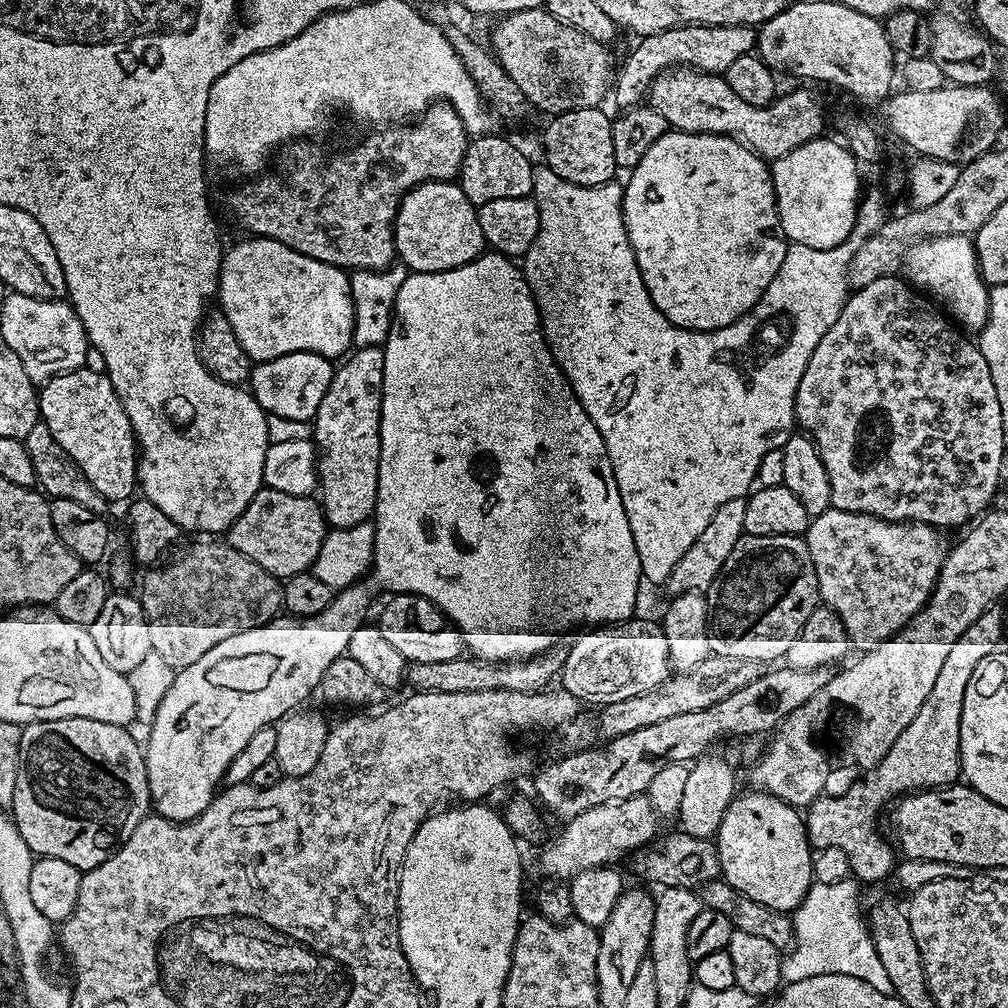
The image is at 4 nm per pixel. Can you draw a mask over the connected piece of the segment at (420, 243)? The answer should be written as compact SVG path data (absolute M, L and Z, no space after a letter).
M428 180L410 189L396 212L396 254L399 263L413 272L445 272L477 260L486 245L478 226L477 205L462 194L459 183Z

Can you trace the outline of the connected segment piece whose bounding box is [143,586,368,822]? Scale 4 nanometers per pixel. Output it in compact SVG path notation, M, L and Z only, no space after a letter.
M360 587L339 589L330 606L317 616L277 618L257 628L242 630L242 634L230 634L230 638L218 642L218 646L206 650L198 662L190 662L190 666L177 671L147 729L148 744L146 740L143 745L150 804L159 815L177 822L201 816L218 791L216 783L224 780L230 762L234 762L246 742L250 742L260 728L275 725L289 712L297 711L307 701L304 699L319 689L326 666L349 651L348 639L359 630L368 612L368 592Z

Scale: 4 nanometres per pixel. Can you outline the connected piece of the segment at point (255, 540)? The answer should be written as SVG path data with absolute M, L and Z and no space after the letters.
M261 487L254 494L250 506L242 510L240 517L228 529L226 540L234 550L258 562L258 566L271 576L287 578L311 569L318 558L318 550L322 550L325 535L324 509L312 496L282 494L282 490Z

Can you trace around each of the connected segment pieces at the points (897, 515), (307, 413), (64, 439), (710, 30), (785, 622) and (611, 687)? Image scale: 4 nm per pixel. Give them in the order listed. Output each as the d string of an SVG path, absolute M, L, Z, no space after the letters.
M899 275L883 276L878 278L878 282L870 282L870 286L855 289L844 301L844 308L838 314L838 322L834 322L834 326L826 330L822 342L814 346L810 362L806 362L806 374L802 374L802 382L798 382L796 391L795 423L799 427L801 424L804 427L801 429L816 443L822 466L826 466L826 474L830 478L833 508L861 512L883 520L931 524L941 530L947 530L955 524L967 525L991 505L988 503L1000 484L1000 471L1004 468L1006 433L1002 430L1002 406L998 406L998 390L994 390L994 378L990 378L990 366L986 366L986 358L973 341L971 344L967 340L969 337L959 327L953 326L931 306L933 307L907 279Z
M291 352L273 360L259 361L252 370L250 391L265 413L291 420L311 421L318 406L322 406L322 398L330 386L333 371L333 361L327 356Z
M92 366L63 372L39 389L38 399L41 421L50 426L54 442L66 450L90 486L109 502L127 501L138 488L138 445L132 435L130 418L126 418L126 410L108 375L100 370L95 372Z
M683 24L670 30L662 30L658 34L641 36L635 41L636 49L624 60L624 65L619 66L614 76L614 96L616 92L617 109L635 108L647 97L648 88L652 81L661 72L667 72L669 68L683 66L685 68L697 68L700 72L715 72L724 74L727 68L733 65L736 58L749 55L757 47L758 32L755 27L747 24Z
M741 536L739 542L730 550L730 558L726 558L724 569L714 578L714 582L706 589L708 601L708 641L715 655L725 661L743 660L745 662L757 662L756 660L772 660L775 656L783 657L794 642L796 635L806 626L806 618L814 614L814 610L821 603L818 590L818 578L814 574L814 562L810 558L810 550L807 543L799 536Z
M633 618L619 624L588 630L568 650L564 671L558 680L563 691L574 694L581 705L603 706L622 702L622 698L634 698L654 690L670 675L666 634L659 623Z

